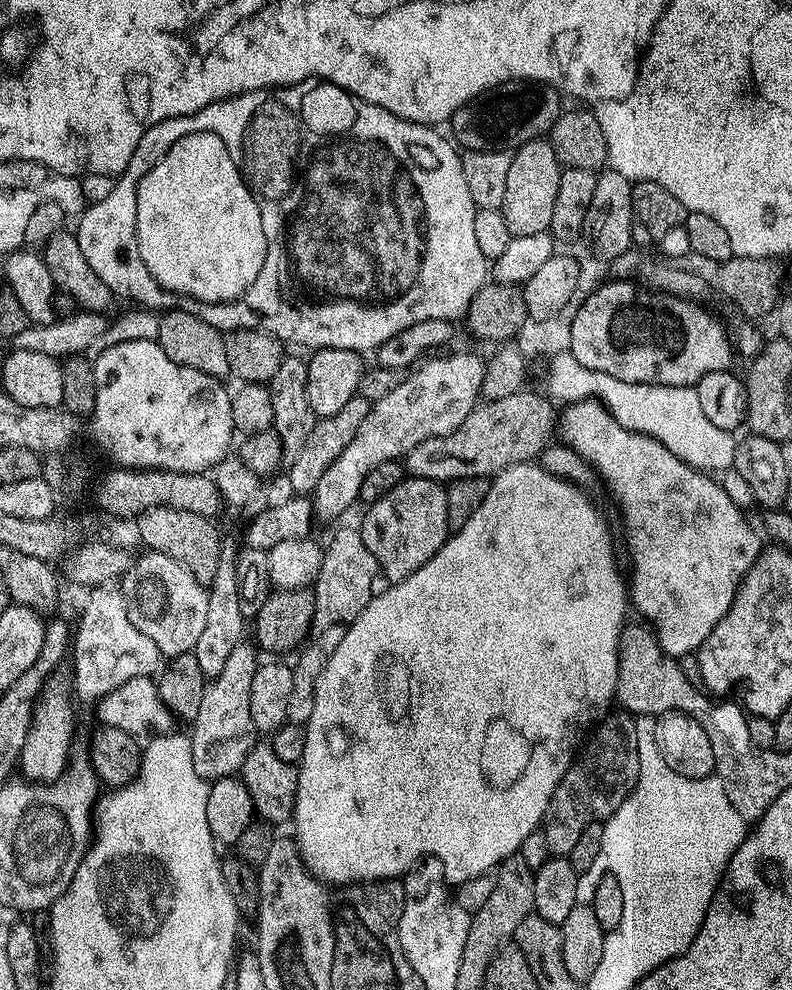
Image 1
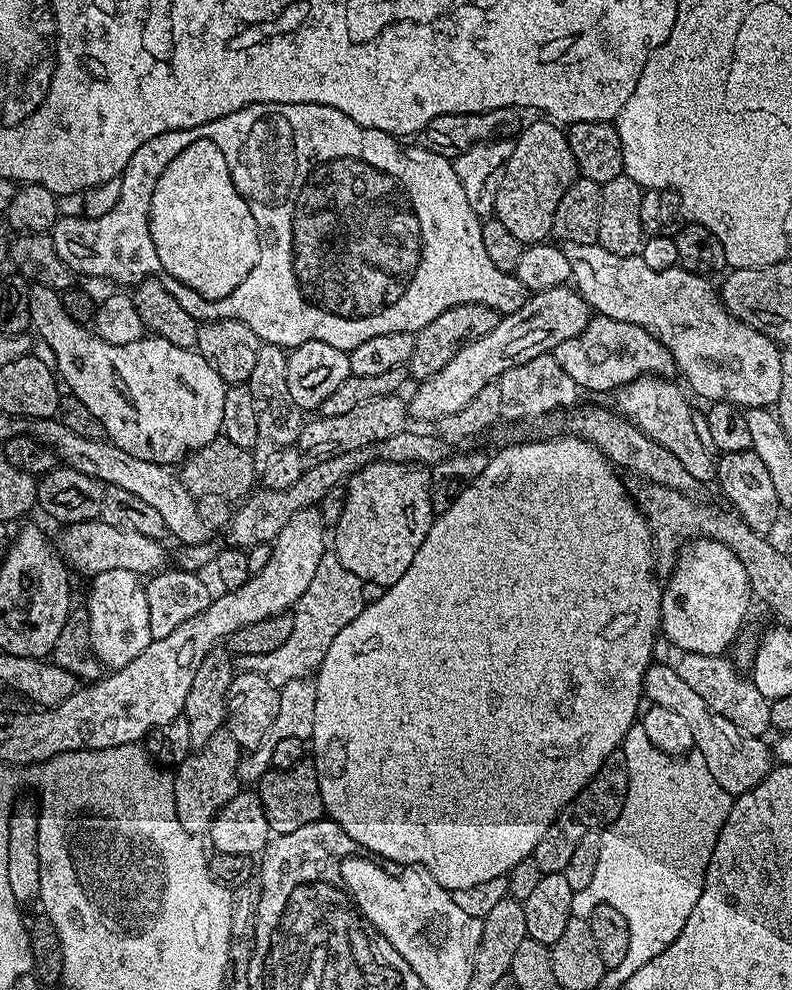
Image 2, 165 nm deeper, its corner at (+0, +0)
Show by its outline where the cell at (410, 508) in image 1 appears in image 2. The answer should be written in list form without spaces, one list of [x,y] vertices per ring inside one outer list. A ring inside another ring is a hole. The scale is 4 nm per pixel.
[[[375,460],[346,481],[344,509],[339,522],[334,526],[334,555],[342,562],[342,566],[346,566],[346,570],[358,574],[360,580],[378,582],[384,589],[389,588],[398,582],[398,578],[402,578],[402,574],[406,574],[406,570],[410,570],[410,562],[414,562],[414,554],[418,554],[422,542],[426,542],[426,534],[432,528],[433,519],[431,471],[417,463],[399,464]]]

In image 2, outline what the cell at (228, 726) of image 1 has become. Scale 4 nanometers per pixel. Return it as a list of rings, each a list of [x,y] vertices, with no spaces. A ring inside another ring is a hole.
[[[221,730],[210,738],[204,747],[197,747],[175,769],[172,785],[176,799],[176,813],[186,831],[193,834],[207,833],[221,806],[236,796],[237,772],[241,759],[242,749],[236,737]]]

